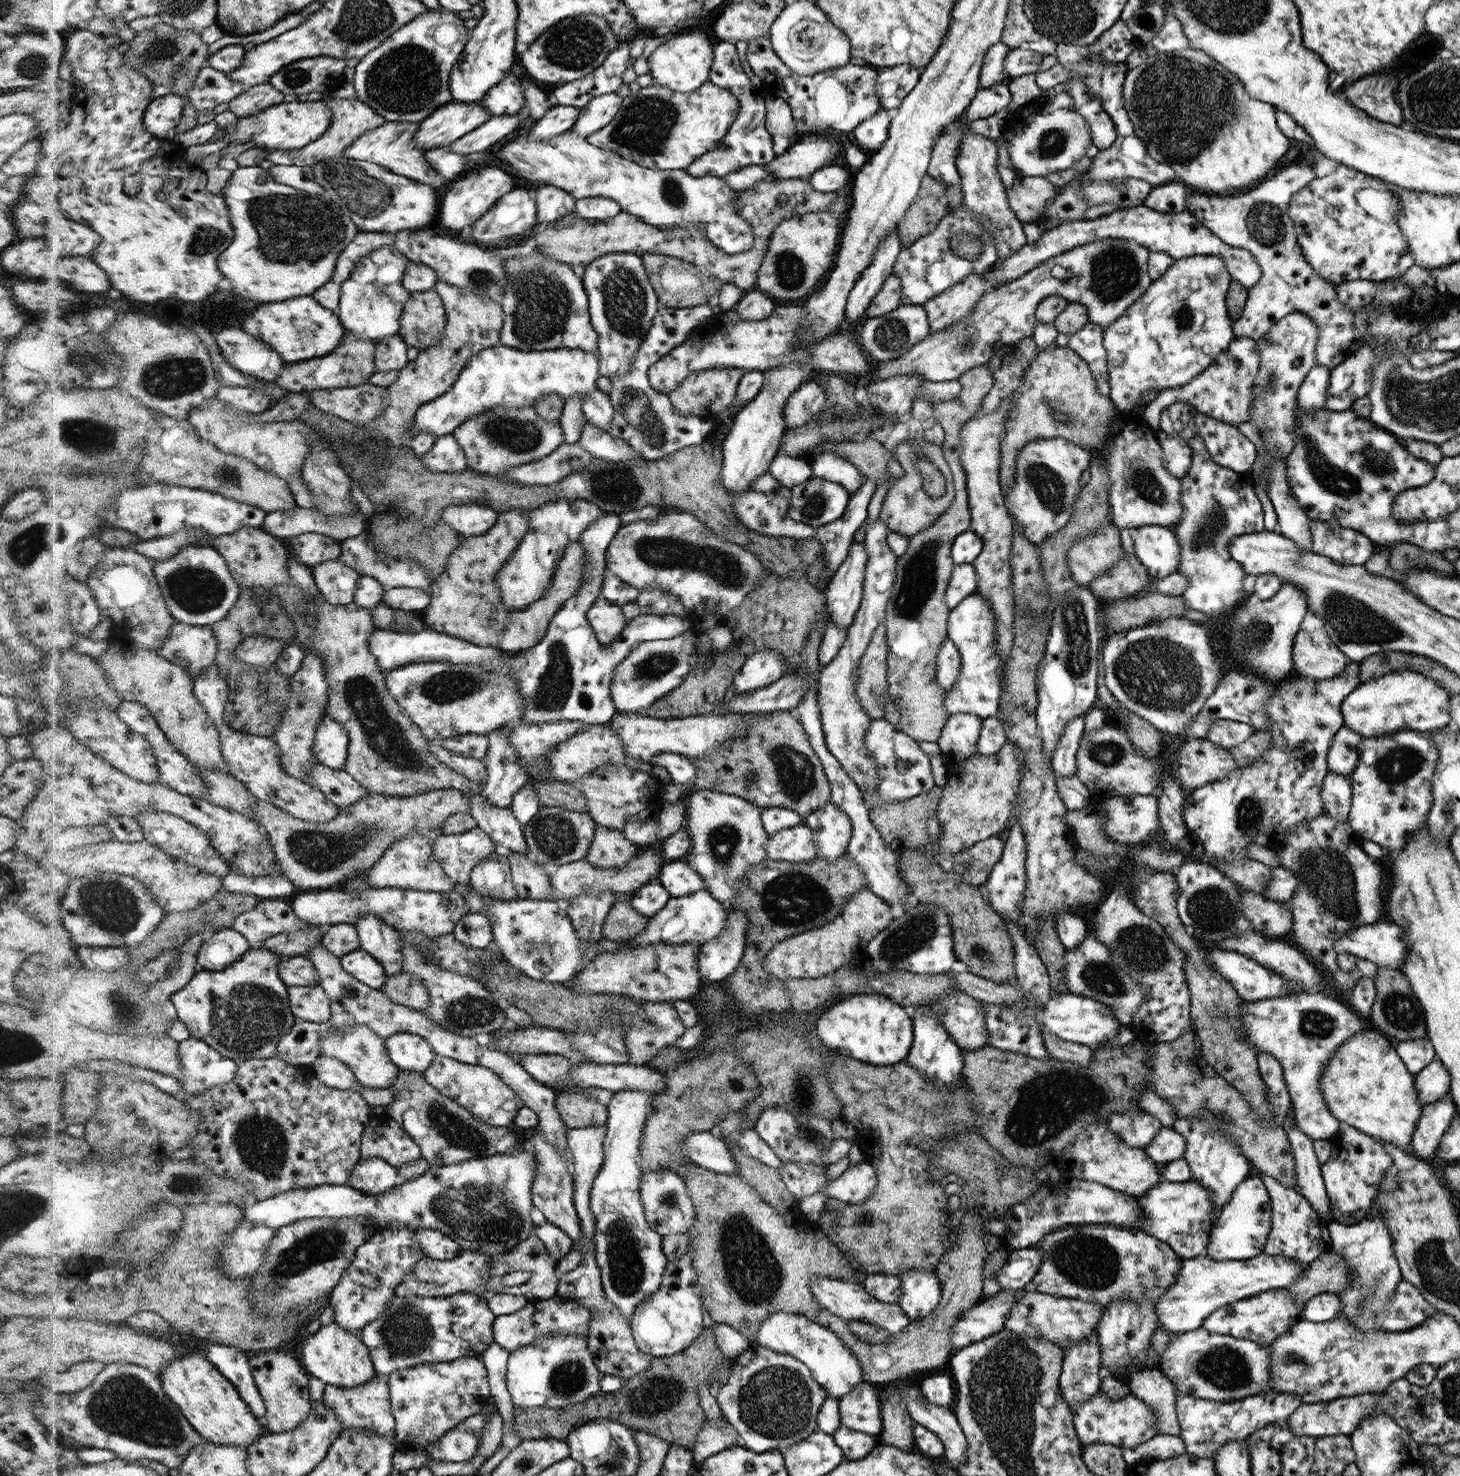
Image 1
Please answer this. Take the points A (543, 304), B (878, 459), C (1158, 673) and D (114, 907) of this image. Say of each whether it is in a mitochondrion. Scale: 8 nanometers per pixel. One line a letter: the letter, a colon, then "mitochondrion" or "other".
A: mitochondrion
B: other
C: mitochondrion
D: mitochondrion

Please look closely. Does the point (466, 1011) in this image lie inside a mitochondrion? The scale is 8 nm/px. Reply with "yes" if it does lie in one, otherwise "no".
yes

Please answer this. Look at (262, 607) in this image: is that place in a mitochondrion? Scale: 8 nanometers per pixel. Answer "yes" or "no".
yes

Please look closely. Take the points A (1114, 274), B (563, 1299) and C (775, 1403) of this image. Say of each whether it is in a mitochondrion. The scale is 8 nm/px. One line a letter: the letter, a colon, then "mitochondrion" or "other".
A: mitochondrion
B: other
C: mitochondrion

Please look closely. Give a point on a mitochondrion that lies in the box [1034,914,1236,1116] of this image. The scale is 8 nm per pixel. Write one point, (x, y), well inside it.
(1142, 950)

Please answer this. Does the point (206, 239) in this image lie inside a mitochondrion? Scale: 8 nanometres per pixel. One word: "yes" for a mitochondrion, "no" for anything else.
yes

